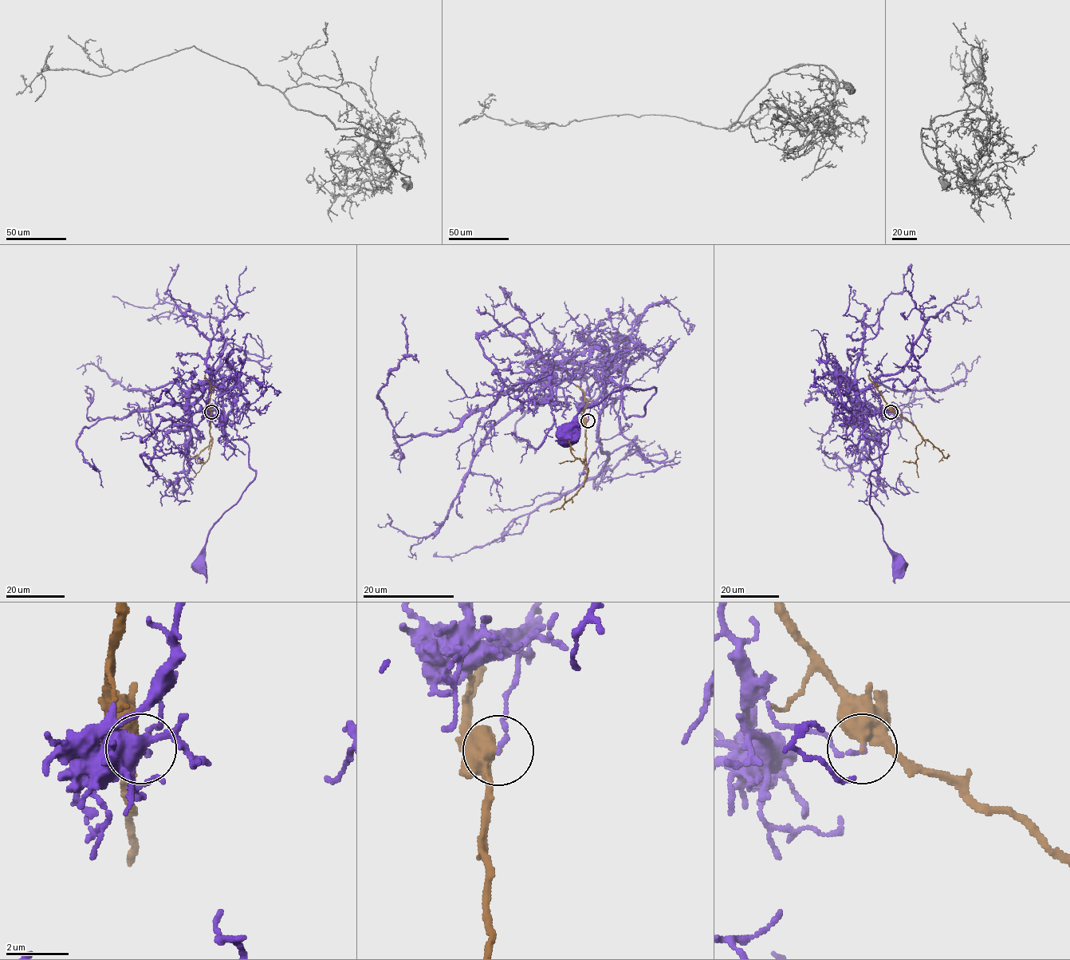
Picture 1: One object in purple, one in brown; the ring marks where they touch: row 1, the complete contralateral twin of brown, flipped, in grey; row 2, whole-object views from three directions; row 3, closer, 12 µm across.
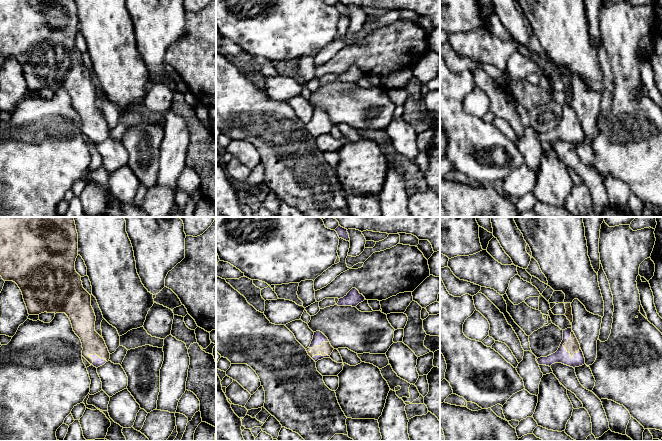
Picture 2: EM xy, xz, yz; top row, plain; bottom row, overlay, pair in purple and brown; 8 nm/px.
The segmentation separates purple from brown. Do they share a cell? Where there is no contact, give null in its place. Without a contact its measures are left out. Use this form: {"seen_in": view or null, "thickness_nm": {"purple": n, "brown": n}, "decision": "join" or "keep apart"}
{"seen_in": "yz", "thickness_nm": {"purple": 110, "brown": 110}, "decision": "keep apart"}

